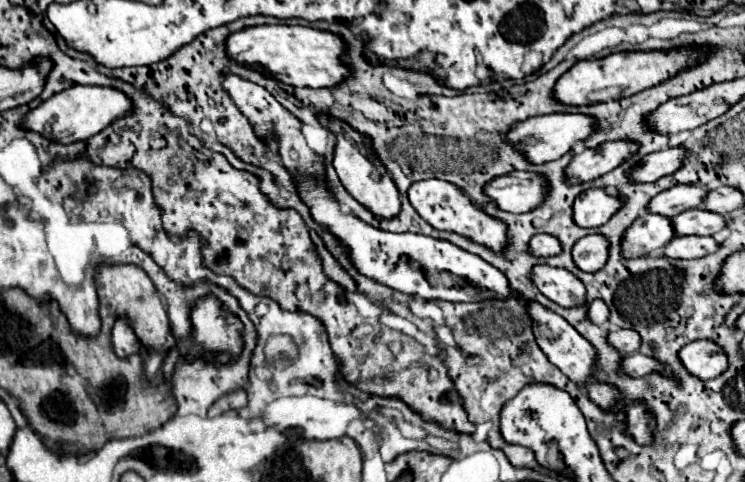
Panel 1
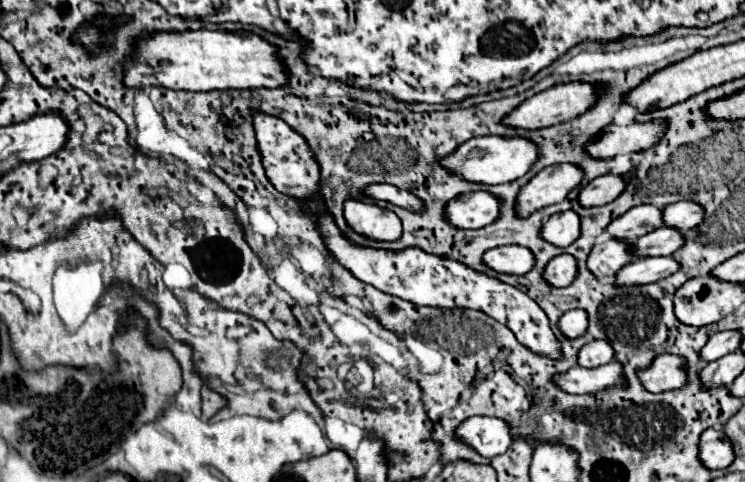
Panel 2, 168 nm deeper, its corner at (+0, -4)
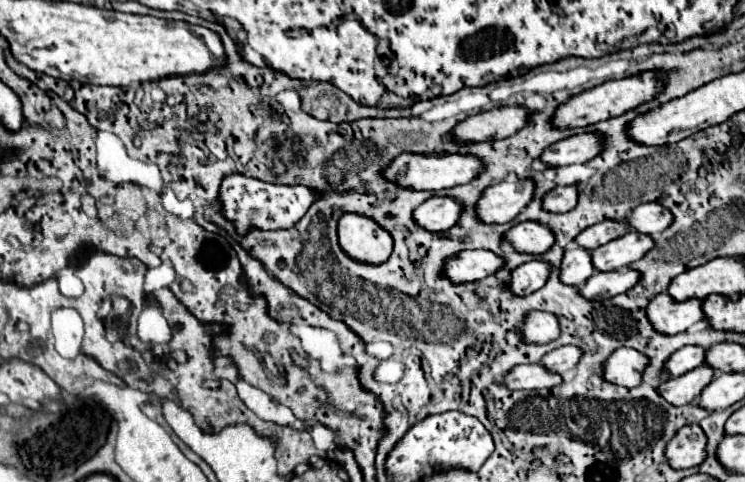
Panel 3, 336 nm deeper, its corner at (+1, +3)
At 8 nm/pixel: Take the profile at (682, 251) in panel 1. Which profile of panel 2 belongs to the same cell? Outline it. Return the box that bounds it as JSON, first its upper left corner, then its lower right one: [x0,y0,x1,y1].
[614,256,678,288]

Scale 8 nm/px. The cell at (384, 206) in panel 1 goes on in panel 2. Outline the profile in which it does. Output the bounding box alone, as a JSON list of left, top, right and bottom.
[344,200,402,242]

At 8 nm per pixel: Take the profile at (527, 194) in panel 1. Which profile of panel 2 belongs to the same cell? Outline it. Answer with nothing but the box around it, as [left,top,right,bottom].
[444,190,500,230]

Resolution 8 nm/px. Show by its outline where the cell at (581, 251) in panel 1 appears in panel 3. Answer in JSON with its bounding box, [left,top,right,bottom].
[511,259,551,295]

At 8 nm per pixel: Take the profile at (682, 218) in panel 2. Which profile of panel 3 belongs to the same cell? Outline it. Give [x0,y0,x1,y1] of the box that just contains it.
[629,203,673,235]

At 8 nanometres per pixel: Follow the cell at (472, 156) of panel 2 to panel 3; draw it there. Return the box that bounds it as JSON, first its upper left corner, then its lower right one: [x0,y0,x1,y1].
[385,153,485,191]

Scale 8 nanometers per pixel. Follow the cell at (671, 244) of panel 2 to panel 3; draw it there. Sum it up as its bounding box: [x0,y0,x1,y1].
[593,231,655,271]

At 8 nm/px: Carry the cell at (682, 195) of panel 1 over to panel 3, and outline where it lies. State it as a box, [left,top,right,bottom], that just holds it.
[577,219,629,249]

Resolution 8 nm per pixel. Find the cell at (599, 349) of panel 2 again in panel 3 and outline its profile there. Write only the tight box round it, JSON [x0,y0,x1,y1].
[541,345,583,373]

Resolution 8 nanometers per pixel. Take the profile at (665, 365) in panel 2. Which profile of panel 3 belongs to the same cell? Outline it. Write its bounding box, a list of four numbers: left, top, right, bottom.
[605,347,649,387]

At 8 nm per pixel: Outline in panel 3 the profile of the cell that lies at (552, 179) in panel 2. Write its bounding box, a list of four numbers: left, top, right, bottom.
[477,179,535,223]

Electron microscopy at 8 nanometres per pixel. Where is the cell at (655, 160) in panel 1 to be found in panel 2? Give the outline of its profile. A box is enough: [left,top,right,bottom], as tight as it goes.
[578,176,626,208]

